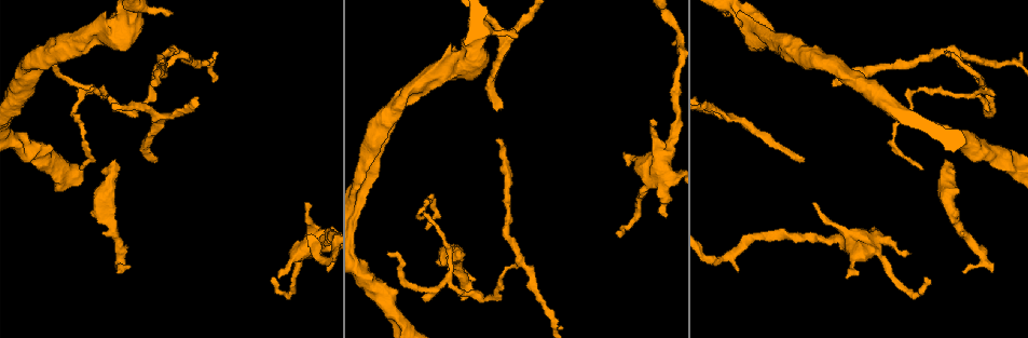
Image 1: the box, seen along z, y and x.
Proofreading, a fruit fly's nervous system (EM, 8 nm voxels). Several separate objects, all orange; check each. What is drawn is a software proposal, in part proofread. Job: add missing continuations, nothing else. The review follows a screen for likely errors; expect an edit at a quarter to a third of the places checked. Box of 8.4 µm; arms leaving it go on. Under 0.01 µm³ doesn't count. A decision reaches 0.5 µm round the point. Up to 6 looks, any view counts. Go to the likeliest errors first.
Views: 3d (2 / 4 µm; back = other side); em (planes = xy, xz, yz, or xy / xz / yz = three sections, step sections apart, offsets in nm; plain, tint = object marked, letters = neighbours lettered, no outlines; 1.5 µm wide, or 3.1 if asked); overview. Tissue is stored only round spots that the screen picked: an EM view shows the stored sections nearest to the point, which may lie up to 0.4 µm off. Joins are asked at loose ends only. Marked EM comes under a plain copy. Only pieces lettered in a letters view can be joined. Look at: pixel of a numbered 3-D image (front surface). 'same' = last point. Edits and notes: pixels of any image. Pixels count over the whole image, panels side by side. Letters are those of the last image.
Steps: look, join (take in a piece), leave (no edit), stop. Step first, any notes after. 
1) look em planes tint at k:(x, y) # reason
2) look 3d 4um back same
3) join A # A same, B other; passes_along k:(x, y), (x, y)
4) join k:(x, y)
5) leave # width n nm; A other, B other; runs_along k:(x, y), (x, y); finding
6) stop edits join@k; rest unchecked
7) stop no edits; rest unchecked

look em planes tint at 1:(115, 161) # an open end

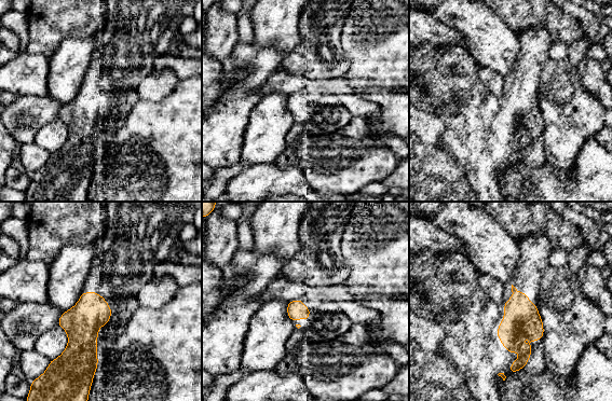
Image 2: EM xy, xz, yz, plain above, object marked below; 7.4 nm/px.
look em planes letters same

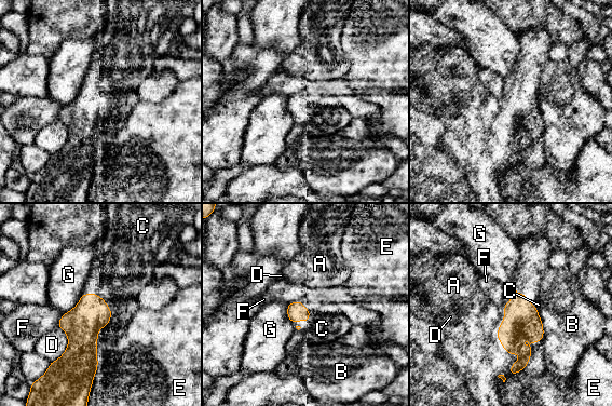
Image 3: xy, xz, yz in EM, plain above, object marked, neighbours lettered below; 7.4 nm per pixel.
join C # A other, B other, C same, D other, E other, F other, G other; the cell continues

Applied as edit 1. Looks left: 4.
look overview

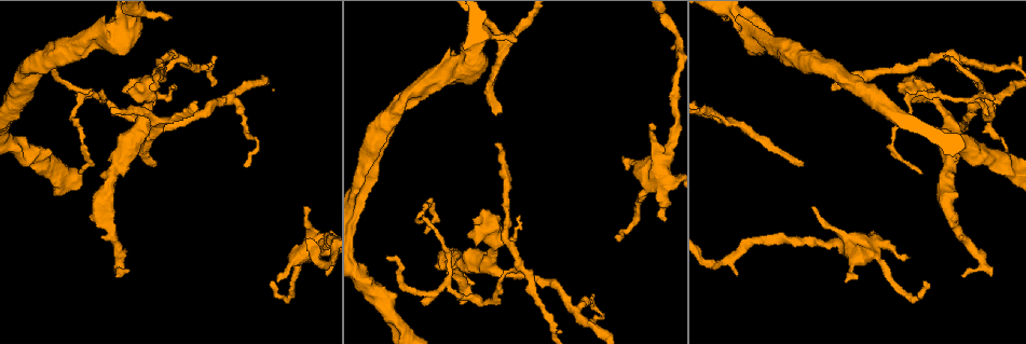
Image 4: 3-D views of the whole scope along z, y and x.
look em planes tint at 4:(945, 59) # thin end

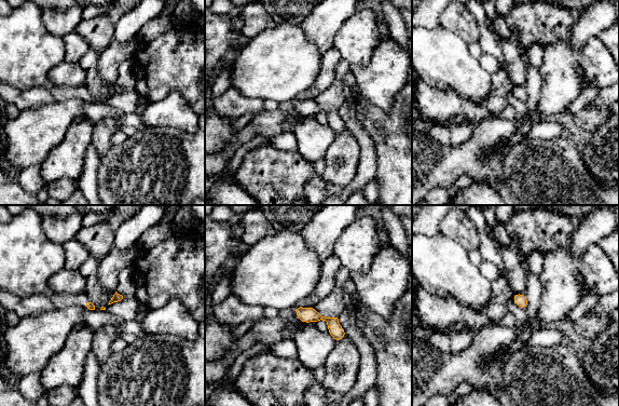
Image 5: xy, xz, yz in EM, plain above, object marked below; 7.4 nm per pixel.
look em planes letters same # what lies round it

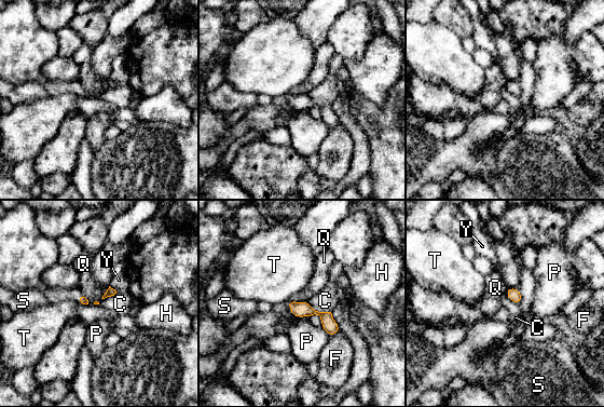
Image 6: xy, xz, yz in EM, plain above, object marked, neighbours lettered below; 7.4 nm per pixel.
leave # C other, F other, H other, P other, Q other, S other, T other, Y other; runs_along 6:(290, 303), (319, 313), (335, 329); none of them fits

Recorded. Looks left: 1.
stop edits join@3; rest unchecked

